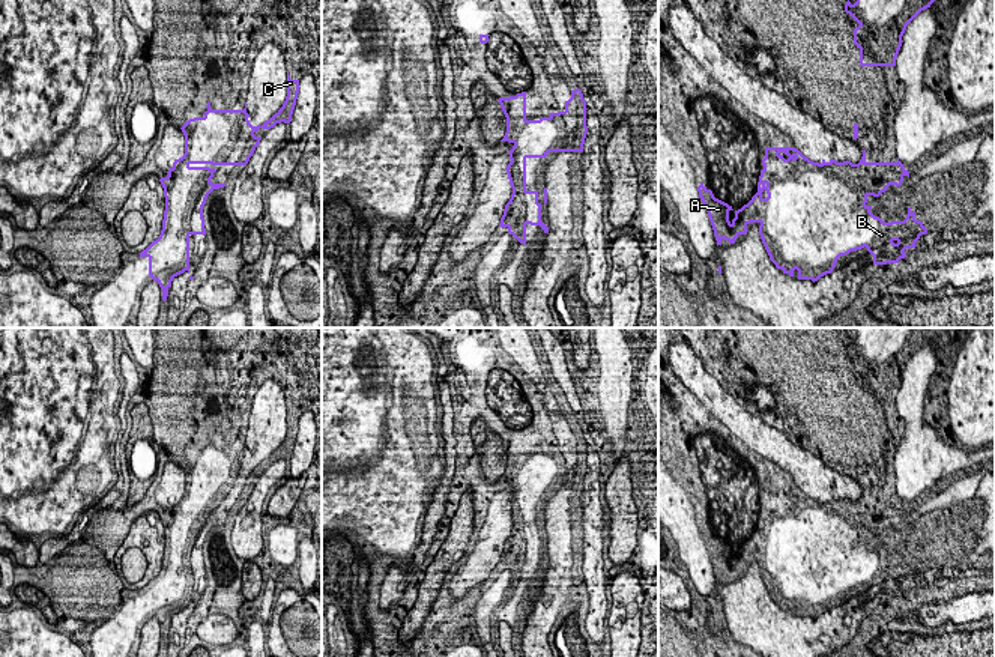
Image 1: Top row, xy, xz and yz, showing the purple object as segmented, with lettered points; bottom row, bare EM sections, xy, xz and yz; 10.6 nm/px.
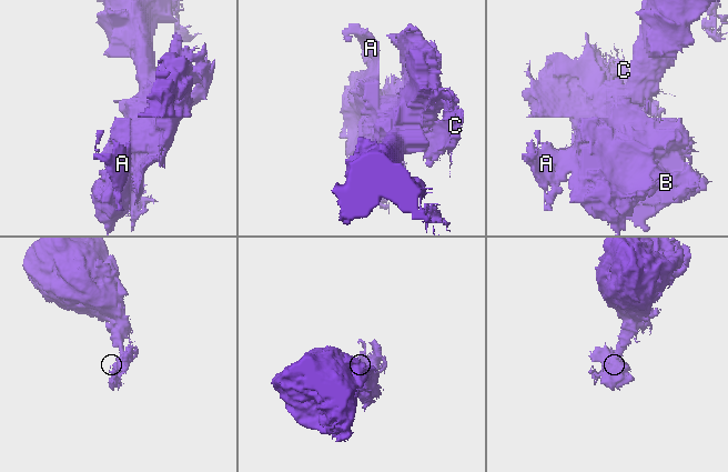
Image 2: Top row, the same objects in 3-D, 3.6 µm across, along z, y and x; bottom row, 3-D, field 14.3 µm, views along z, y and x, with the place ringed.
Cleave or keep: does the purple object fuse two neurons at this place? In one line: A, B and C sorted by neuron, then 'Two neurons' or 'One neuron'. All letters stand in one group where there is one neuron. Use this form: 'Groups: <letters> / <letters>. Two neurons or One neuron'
Groups: A B C. One neuron

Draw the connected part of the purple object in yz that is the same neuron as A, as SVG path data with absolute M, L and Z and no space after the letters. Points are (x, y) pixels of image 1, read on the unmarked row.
M765 484L765 495L762 496L764 505L761 507L758 529L741 546L733 547L732 543L714 534L712 528L703 520L697 523L699 534L708 549L717 582L721 577L735 580L739 571L745 571L750 559L759 559L759 571L762 580L770 592L770 597L783 610L794 613L794 607L798 607L798 616L818 618L821 613L831 610L836 604L837 595L846 592L851 588L867 585L873 592L873 601L899 600L906 594L906 585L915 585L915 579L921 571L927 570L927 565L921 558L915 555L915 549L908 544L908 552L903 558L884 559L879 553L875 553L867 543L867 534L879 534L887 528L890 522L900 523L903 514L909 514L909 508L899 498L896 499L867 499L866 487L861 487L863 493L858 501L851 498L837 499L830 496L828 499L813 499L806 495L795 484Z

